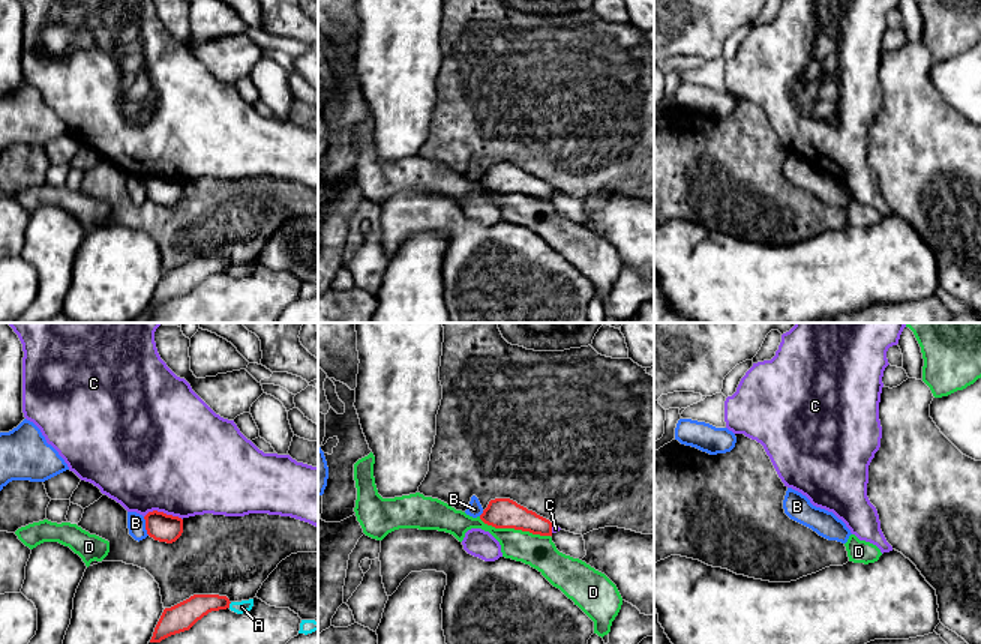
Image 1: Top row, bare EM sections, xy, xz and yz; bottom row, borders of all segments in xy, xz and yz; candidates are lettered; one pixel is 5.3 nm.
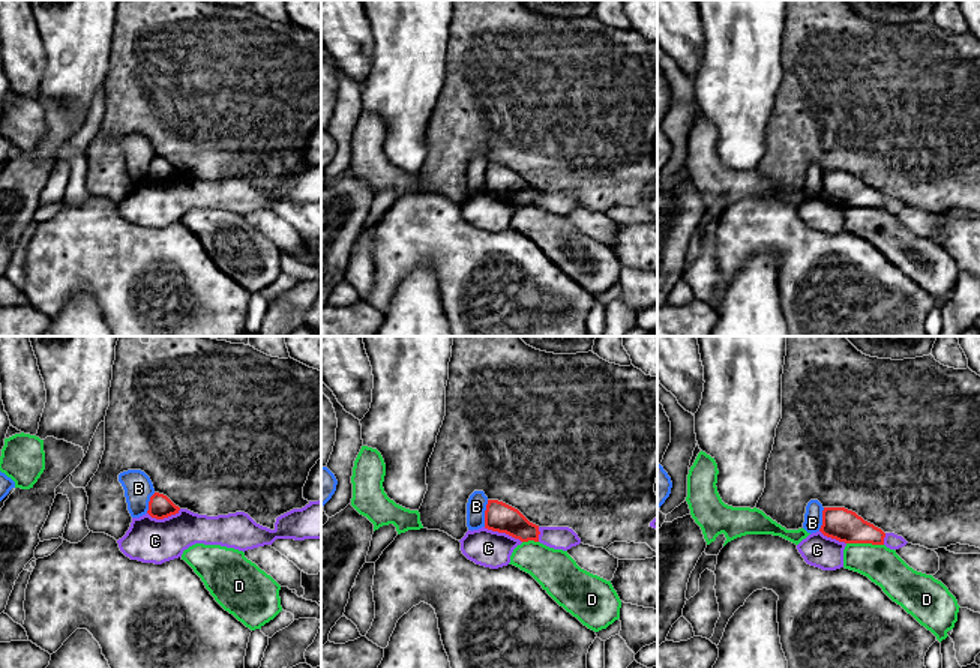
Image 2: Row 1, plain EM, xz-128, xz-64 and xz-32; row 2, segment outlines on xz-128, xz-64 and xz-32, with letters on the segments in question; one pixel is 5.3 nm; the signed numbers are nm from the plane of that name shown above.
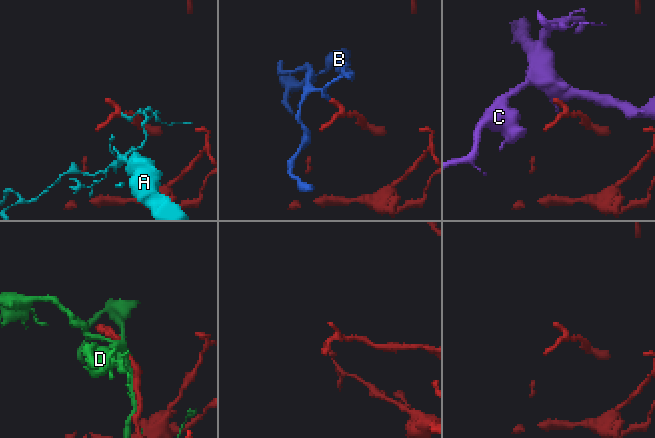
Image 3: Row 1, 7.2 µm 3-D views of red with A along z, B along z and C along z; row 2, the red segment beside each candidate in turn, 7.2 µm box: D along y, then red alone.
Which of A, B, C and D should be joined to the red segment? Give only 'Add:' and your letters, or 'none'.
Add: none

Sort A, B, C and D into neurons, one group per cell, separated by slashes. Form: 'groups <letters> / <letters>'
groups A / B / C / D

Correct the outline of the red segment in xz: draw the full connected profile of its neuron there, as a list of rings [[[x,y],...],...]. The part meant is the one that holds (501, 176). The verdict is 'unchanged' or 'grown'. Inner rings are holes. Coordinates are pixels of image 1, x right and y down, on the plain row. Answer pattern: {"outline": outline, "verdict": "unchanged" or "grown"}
{"outline": [[[510,162],[490,164],[480,183],[495,192],[514,192],[552,200],[552,186]]], "verdict": "unchanged"}

